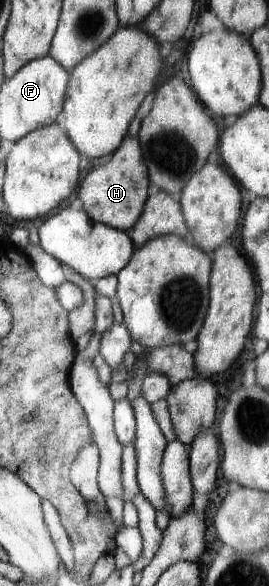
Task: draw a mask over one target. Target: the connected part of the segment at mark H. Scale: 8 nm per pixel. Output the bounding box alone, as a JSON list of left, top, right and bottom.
[78,136,148,233]

